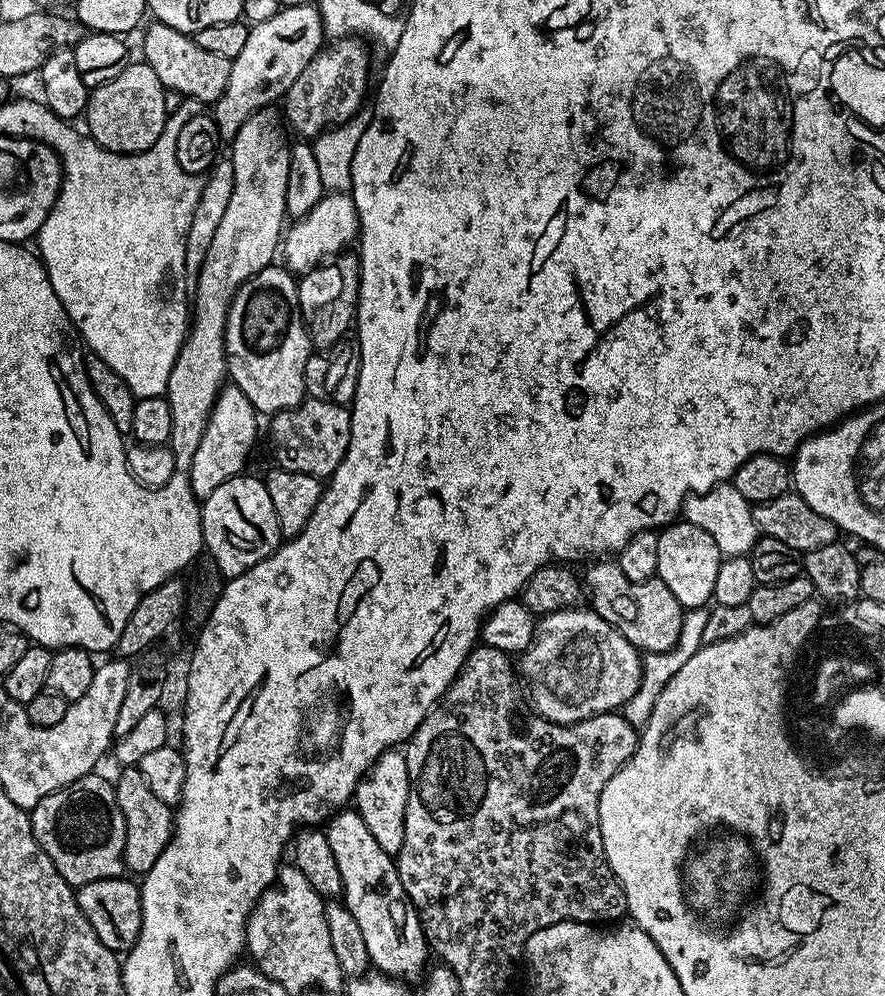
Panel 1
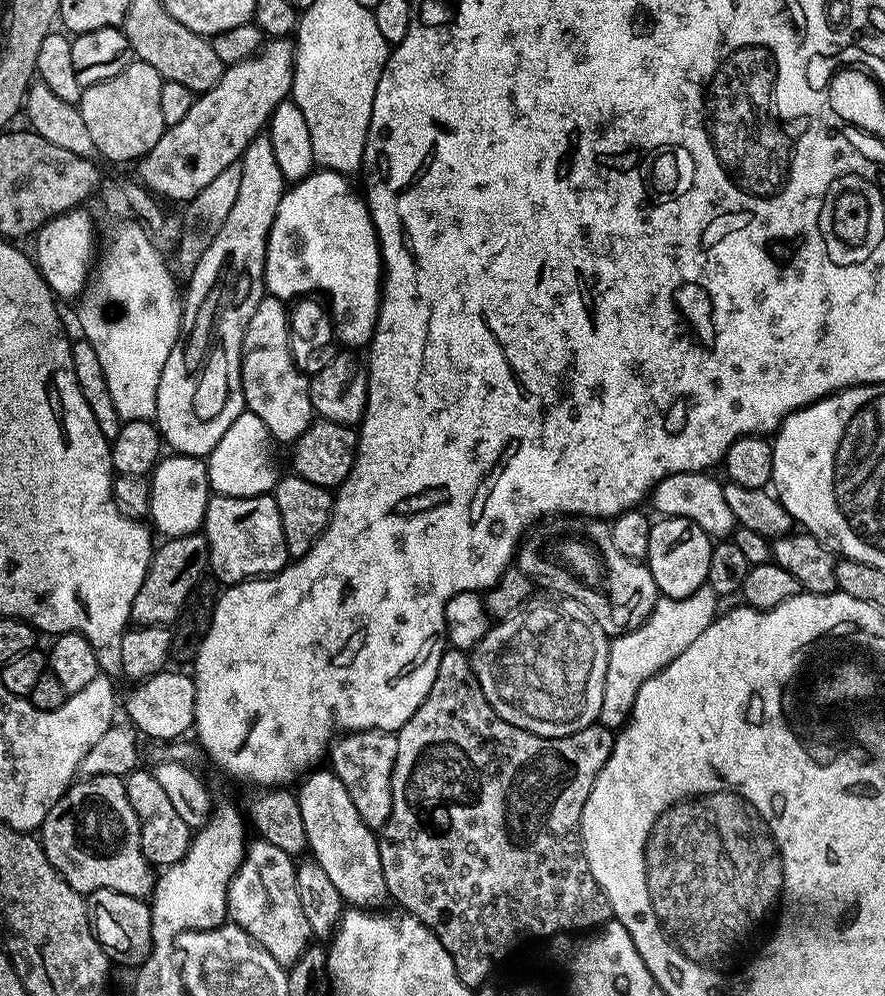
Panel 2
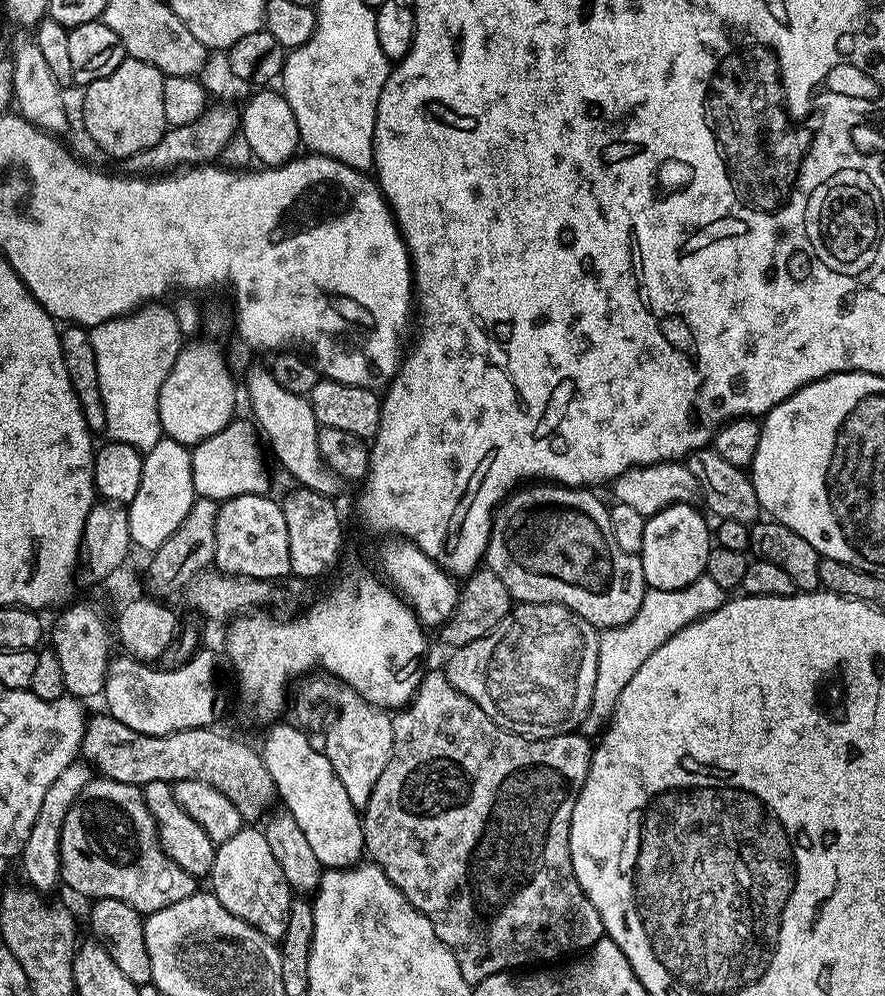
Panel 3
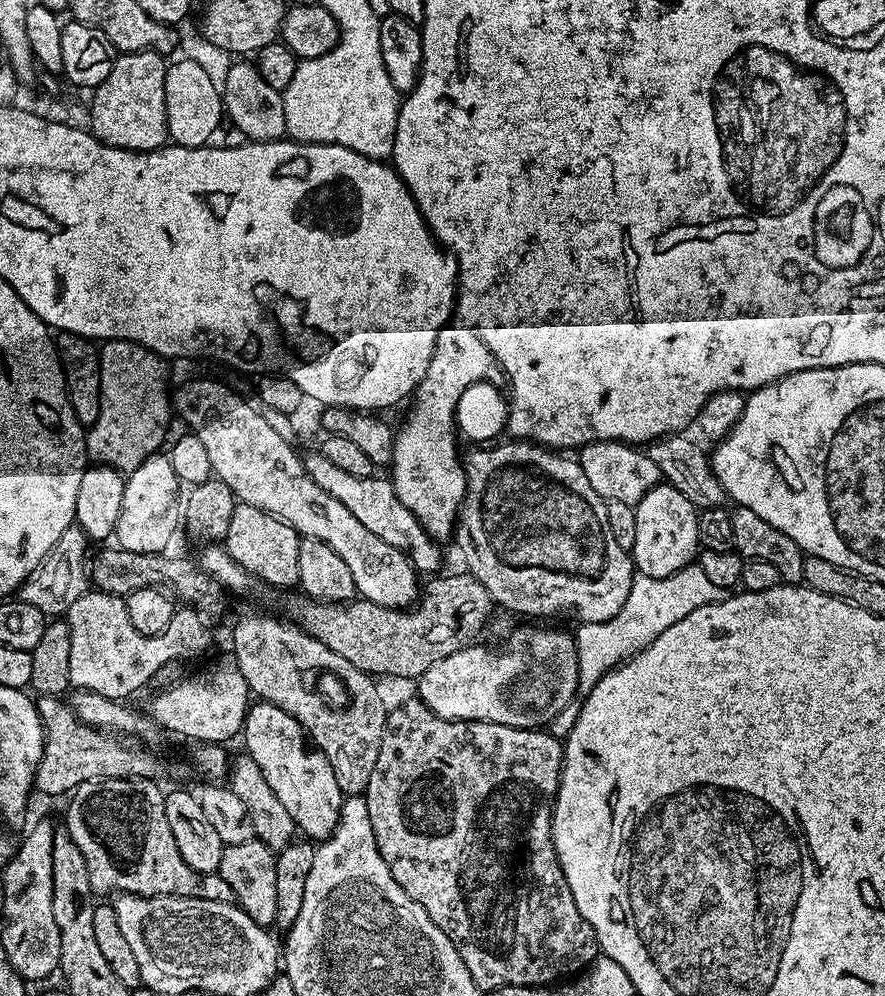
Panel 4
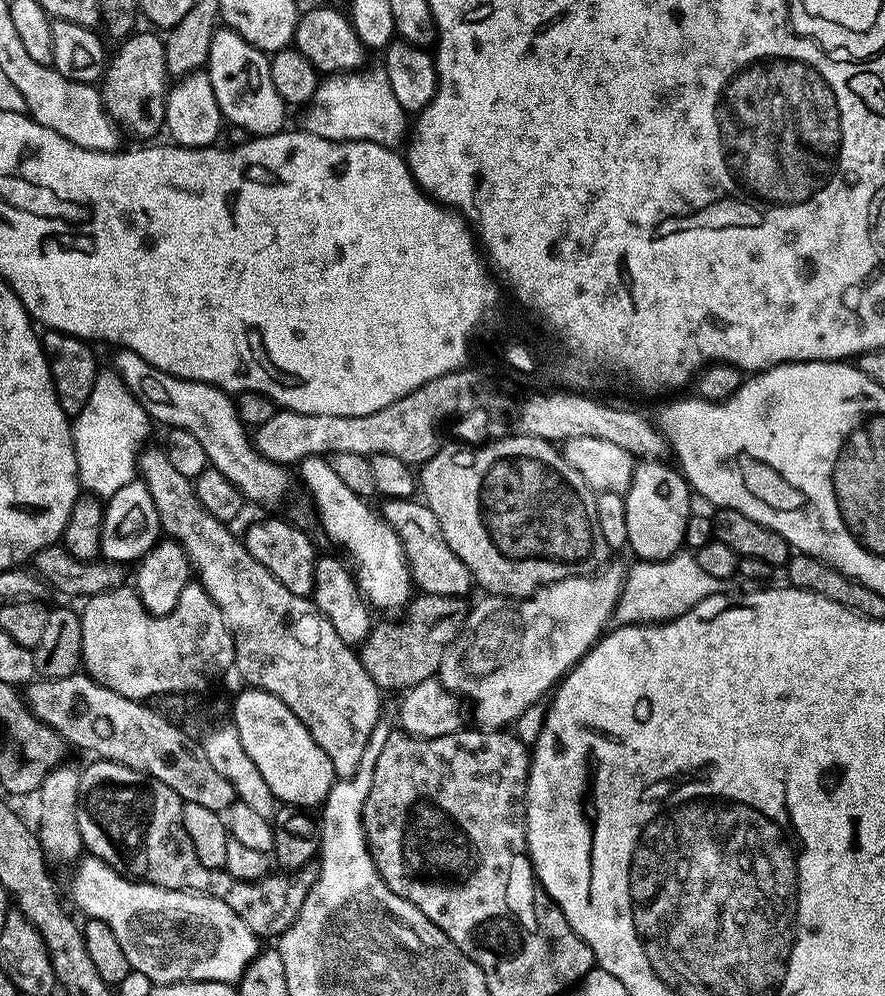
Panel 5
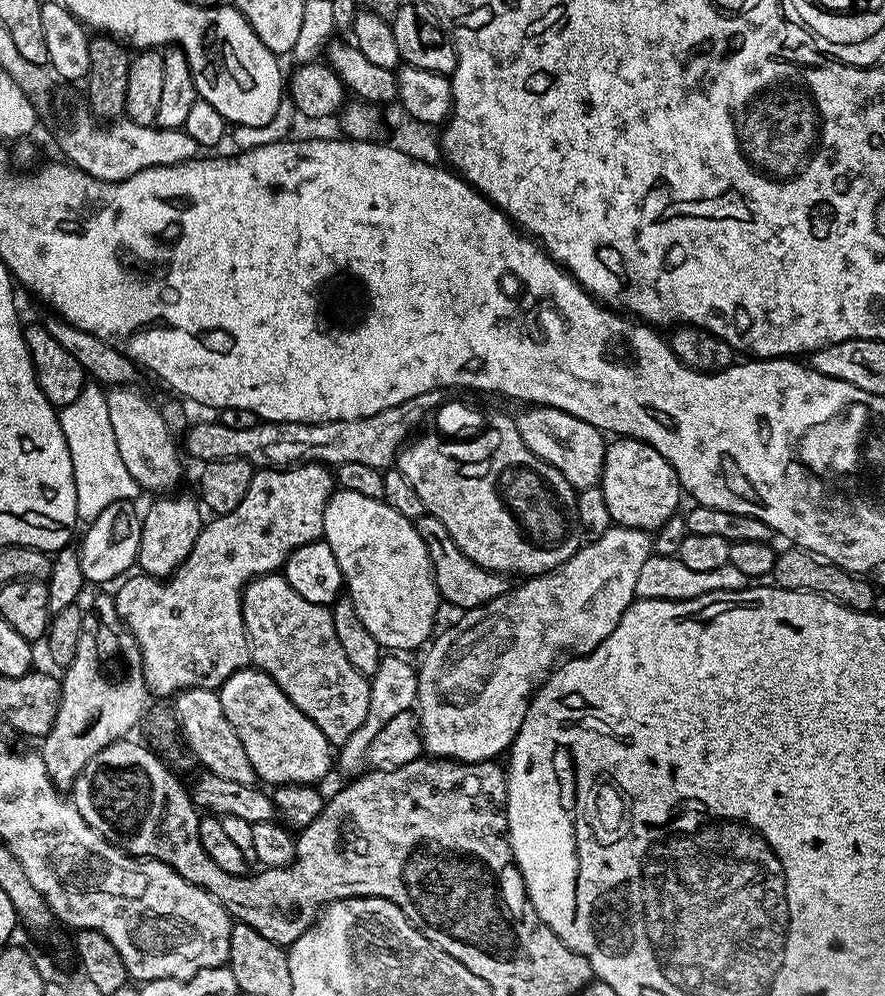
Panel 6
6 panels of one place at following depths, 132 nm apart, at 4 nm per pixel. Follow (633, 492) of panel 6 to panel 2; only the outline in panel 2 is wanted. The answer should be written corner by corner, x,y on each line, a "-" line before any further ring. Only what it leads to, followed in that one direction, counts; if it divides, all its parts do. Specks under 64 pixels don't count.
665,516
657,519
650,530
650,550
646,561
657,593
670,598
686,598
694,594
694,590
698,590
708,579
713,543
713,537
707,536
702,526
686,518

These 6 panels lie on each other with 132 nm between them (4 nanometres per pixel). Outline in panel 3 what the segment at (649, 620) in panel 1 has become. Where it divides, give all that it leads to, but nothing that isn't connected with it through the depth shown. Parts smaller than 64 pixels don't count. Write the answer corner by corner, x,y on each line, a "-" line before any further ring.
532,482
520,486
496,509
492,533
484,551
486,566
502,578
513,601
521,604
561,604
574,610
597,630
622,626
638,614
646,591
642,562
635,552
622,550
610,530
609,505
603,504
592,490

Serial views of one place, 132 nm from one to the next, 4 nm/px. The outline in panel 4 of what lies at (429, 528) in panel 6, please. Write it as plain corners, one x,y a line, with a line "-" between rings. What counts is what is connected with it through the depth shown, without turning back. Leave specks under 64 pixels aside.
320,450
305,455
303,462
310,478
314,478
314,482
318,482
318,486
322,486
330,498
338,498
338,502
342,502
342,506
346,506
346,510
350,510
350,514
354,514
354,518
358,518
358,522
370,530
370,534
378,534
382,542
394,546
394,550
405,552
411,558
417,573
436,574
441,571
440,563
444,560
444,552
440,548
443,547
418,522
418,518
414,518
414,514
402,506
402,498
398,498
391,479
384,477
383,480
380,474
354,478
354,474
345,474
339,466
333,466

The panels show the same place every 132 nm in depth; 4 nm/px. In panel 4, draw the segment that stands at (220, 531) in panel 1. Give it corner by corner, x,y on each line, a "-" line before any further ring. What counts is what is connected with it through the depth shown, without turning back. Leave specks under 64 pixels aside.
237,503
234,518
230,518
230,530
226,530
222,547
242,566
249,577
265,580
276,588
295,589
298,578
298,546
302,537
286,522
258,510
258,506

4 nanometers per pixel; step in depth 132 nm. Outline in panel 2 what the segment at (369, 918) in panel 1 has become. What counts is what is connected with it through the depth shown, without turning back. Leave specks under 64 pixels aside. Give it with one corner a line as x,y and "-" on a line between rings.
312,770
299,781
298,795
302,806
302,822
306,822
306,838
308,839
308,852
311,859
326,870
326,875
332,879
338,894
349,904
358,908
376,910
381,907
383,900
389,899
386,886
386,874
382,874
382,858
380,857
380,841
377,833
358,814
354,802
350,802
350,794
346,794
346,786
331,770

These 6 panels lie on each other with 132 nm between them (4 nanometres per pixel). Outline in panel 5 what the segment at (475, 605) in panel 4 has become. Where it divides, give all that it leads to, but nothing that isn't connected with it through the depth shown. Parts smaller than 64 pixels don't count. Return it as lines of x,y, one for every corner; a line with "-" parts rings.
417,595
403,609
399,618
392,618
389,624
377,623
369,636
364,639
363,644
359,645
358,655
366,674
374,678
374,682
381,690
388,688
400,688
407,690
414,687
418,682
433,679
439,673
442,654
453,638
460,633
460,627
469,614
469,605
458,596
425,596

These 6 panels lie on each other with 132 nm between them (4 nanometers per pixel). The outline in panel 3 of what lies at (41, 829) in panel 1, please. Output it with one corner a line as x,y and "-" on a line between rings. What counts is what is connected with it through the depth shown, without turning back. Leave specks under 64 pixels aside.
93,778
66,814
61,830
59,879
78,895
89,896
89,901
114,898
132,905
132,909
141,914
166,910
166,906
182,902
182,898
190,898
198,890
197,877
186,874
186,870
162,850
156,823
150,810
146,810
143,791
134,784
103,778

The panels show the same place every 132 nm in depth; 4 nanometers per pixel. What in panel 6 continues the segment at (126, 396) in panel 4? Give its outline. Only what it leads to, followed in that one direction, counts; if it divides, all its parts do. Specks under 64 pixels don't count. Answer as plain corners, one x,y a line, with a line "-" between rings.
85,383
82,394
70,402
70,406
59,409
62,434
66,434
66,446
70,450
70,462
74,462
74,486
76,487
76,515
81,521
91,522
98,518
102,510
119,500
135,501
138,489
130,470
122,463
118,454
118,442
114,442
114,426
110,424
110,406
107,391
99,383

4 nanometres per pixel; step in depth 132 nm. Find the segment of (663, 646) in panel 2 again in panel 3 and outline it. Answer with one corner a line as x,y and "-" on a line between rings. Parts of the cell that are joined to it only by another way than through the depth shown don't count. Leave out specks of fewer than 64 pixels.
708,575
698,577
690,586
678,590
658,590
648,588
642,598
642,606
638,606
638,614
630,618
622,626
606,628
600,632
598,642
598,678
594,678
594,698
590,698
590,710
586,710
586,718
579,726
579,731
589,738
596,738
612,723
612,715
616,712
618,698
622,690
626,690
626,682
638,674
642,662
662,646
678,630
690,626
695,620
709,616
724,604
726,590
714,582

